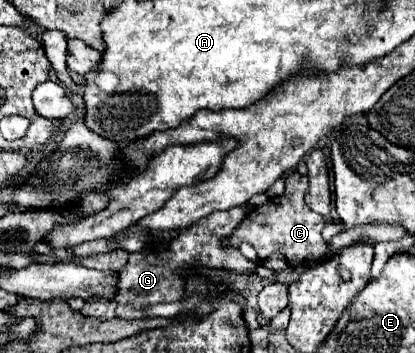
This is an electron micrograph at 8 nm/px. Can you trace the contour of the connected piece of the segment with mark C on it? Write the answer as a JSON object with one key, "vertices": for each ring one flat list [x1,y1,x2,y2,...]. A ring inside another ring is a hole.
{"vertices":[[292,172,286,178,286,190,280,196,270,198,264,206,258,206,258,210,252,210,246,216,246,220,234,230,230,242,234,246,238,246,240,242,250,242,258,250,260,258,266,258,272,252,280,250,286,254,286,258,294,270,304,270,304,268,310,268,316,262,324,260,326,254,332,252,332,248,320,236,320,232,328,224,328,220,308,208,308,204,304,202,306,192,308,192,308,176]]}

